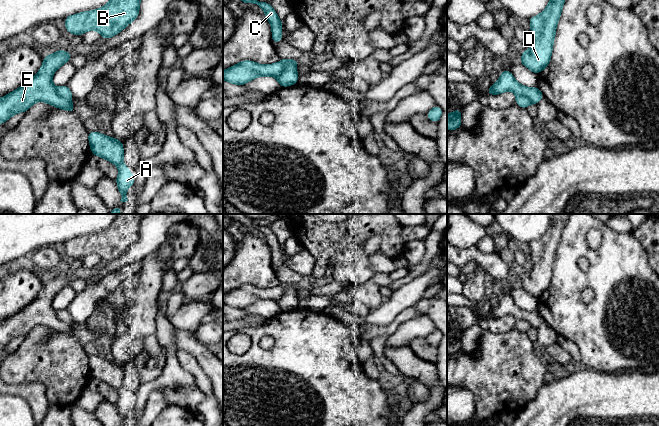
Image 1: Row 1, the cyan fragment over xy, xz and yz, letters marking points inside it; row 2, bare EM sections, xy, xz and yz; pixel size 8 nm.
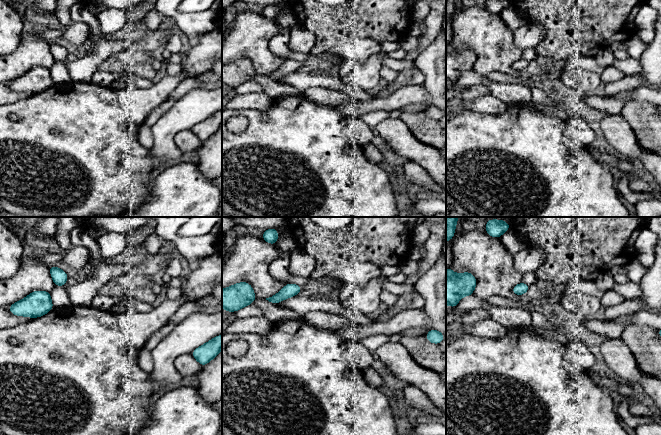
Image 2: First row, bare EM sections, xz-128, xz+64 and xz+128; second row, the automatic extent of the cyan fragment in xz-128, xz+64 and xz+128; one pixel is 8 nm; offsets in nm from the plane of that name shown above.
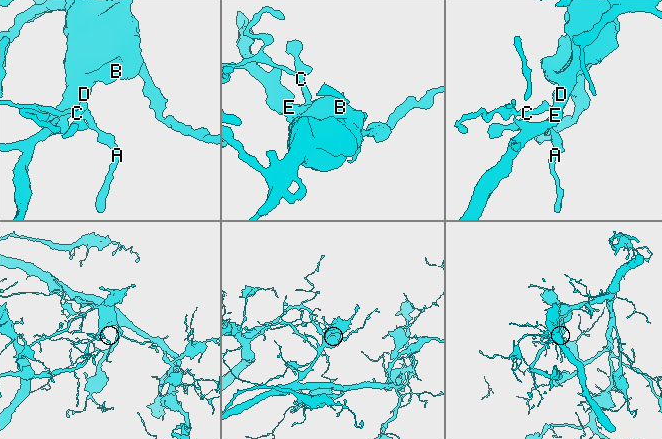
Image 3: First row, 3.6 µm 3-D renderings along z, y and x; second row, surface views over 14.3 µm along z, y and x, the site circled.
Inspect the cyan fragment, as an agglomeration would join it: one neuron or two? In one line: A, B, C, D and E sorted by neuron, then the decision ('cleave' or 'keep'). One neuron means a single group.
A B D E / C; cleave

